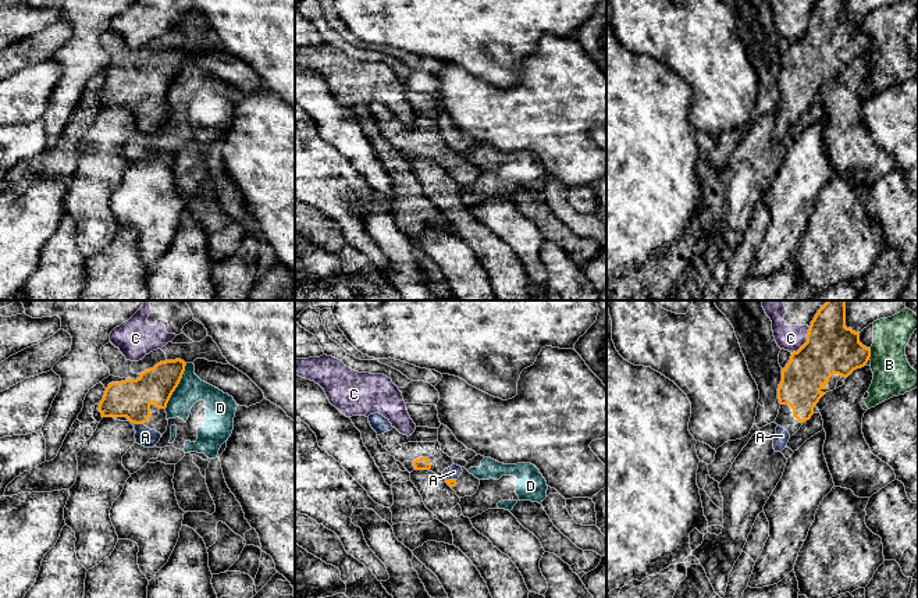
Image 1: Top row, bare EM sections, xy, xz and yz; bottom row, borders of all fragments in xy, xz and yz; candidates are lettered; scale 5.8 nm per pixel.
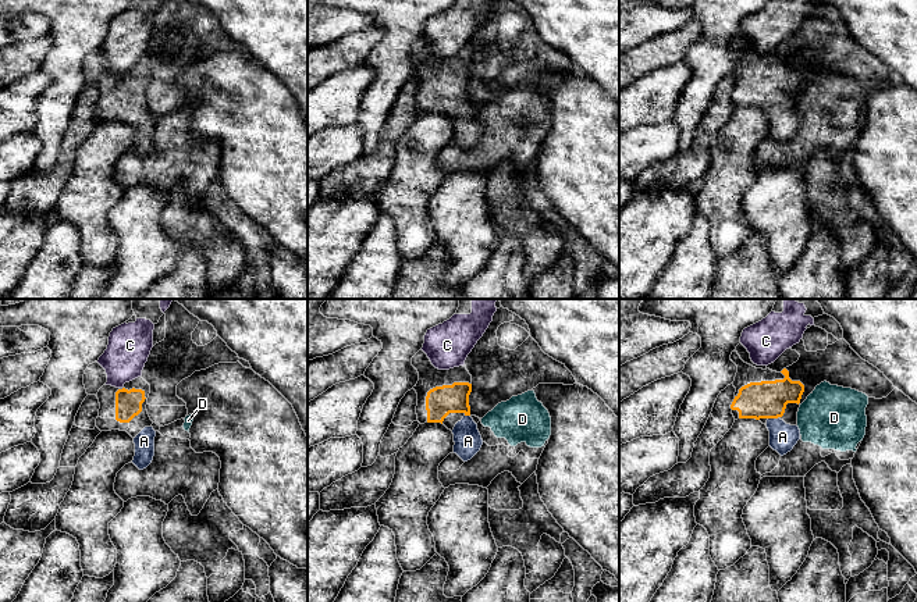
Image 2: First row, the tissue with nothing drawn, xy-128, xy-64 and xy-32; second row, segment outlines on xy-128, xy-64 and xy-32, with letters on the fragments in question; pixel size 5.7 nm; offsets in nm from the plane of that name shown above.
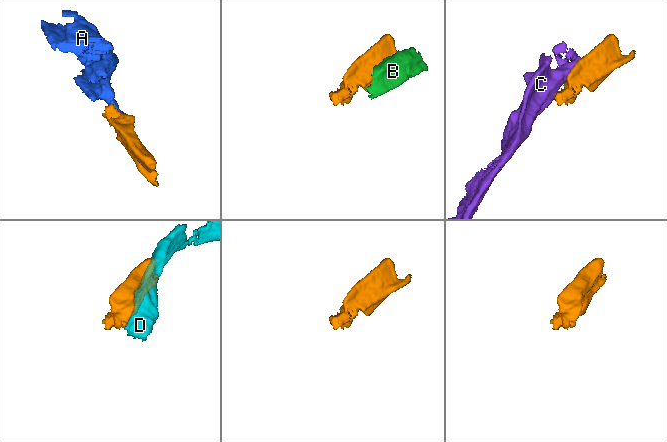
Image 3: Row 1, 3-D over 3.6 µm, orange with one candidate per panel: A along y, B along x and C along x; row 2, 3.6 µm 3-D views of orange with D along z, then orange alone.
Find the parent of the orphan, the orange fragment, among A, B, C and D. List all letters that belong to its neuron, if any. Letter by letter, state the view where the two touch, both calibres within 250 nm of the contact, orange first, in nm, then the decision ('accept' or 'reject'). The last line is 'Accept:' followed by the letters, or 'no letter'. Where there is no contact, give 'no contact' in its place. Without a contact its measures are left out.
A: contact in xy; calibres 220 and 110 nm; accept
B: contact in yz; calibres 300 and 240 nm; reject
C: contact in yz; calibres 300 and 150 nm; reject
D: contact in xy; calibres 200 and 160 nm; reject
Accept: A

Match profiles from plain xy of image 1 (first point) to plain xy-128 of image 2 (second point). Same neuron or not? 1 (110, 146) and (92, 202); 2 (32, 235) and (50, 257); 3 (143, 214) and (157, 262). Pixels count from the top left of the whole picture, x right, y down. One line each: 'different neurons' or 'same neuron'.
1: same neuron
2: different neurons
3: same neuron

